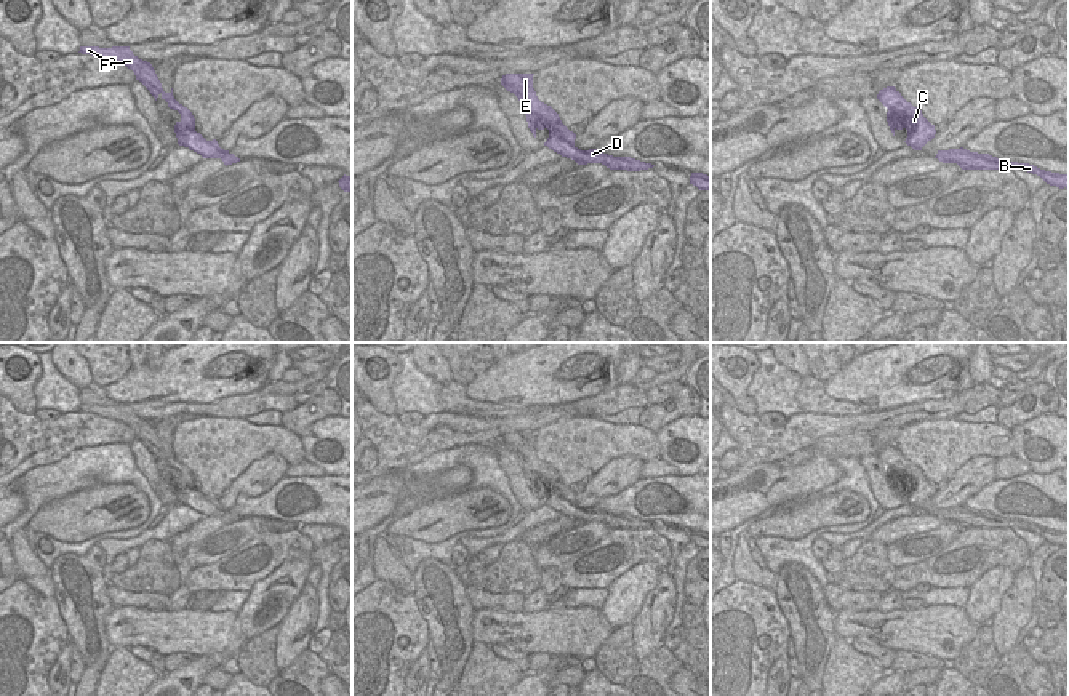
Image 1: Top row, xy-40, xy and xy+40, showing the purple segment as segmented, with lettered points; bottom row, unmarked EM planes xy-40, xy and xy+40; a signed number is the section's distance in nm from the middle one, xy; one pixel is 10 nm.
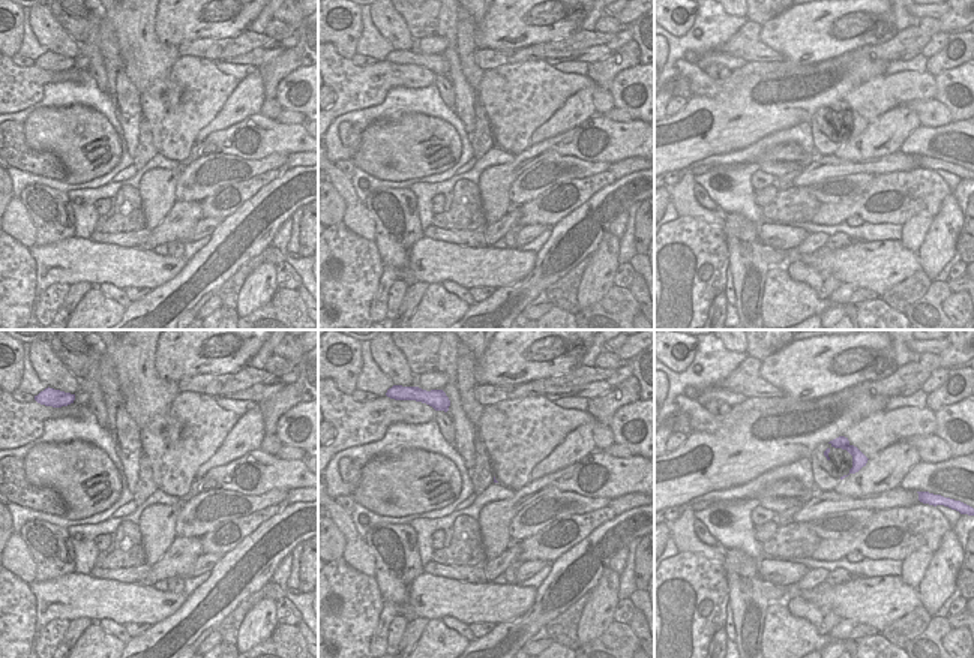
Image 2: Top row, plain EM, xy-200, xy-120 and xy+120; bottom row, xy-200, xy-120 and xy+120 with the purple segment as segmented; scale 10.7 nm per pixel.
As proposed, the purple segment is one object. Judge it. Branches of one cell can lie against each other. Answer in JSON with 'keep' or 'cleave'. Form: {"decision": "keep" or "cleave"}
{"decision": "keep"}

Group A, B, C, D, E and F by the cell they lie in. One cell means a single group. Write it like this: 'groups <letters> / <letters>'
groups A B C D E F

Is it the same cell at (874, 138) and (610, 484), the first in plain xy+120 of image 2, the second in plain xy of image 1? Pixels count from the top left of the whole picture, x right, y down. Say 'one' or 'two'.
one

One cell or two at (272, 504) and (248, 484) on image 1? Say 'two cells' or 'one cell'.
two cells

